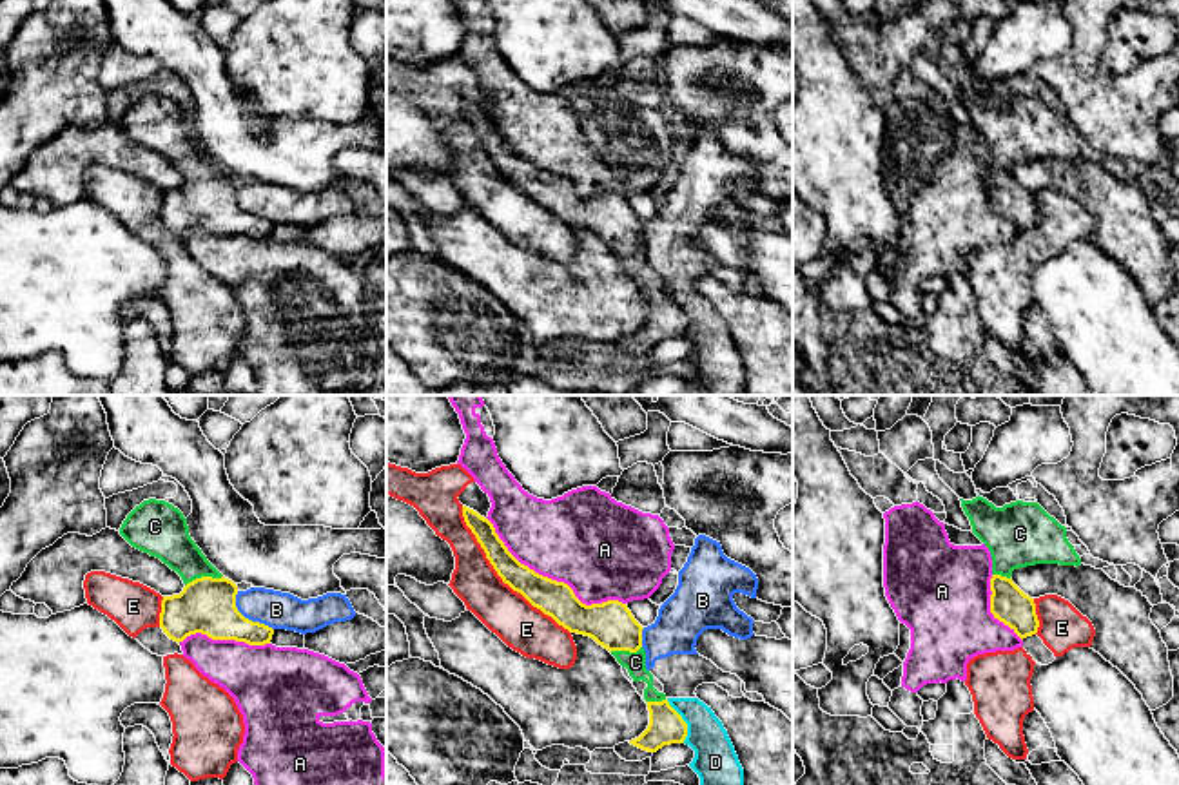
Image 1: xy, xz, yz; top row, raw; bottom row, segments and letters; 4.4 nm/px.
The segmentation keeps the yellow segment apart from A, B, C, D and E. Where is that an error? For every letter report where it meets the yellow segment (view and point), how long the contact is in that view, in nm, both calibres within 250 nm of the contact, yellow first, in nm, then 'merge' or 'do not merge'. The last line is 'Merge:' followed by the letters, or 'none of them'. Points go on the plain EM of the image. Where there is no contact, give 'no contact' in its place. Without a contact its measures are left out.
A: xz (550, 173) | 750 nm | 160/440 nm | do not merge
B: xy (247, 213) | 240 nm | 240/160 nm | do not merge
C: xy (204, 171) | 180 nm | 240/200 nm | merge
D: xz (682, 314) | 220 nm | 160/200 nm | do not merge
E: xz (499, 169) | 750 nm | 150/200 nm | do not merge
Merge: C

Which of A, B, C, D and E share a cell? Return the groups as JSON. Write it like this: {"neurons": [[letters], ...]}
{"neurons": [["A"], ["B", "D"], ["C"], ["E"]]}

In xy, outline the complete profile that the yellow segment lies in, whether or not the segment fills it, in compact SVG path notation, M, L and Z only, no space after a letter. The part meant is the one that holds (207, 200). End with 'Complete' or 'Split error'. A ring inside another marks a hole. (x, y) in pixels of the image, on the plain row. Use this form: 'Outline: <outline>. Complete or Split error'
Outline: M143 94L127 109L120 129L132 141L167 158L185 178L180 189L161 194L160 221L171 234L180 237L201 227L212 234L270 237L274 223L238 205L238 179L207 154L178 102L165 94Z. Split error

